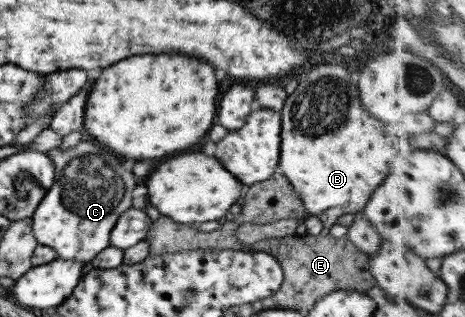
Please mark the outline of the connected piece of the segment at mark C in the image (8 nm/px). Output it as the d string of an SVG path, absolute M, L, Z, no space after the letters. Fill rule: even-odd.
M93 139L83 140L78 145L66 149L62 149L60 146L53 147L46 153L54 164L54 185L47 191L33 213L33 224L31 224L33 234L38 244L54 248L58 259L89 265L95 256L112 245L110 234L113 227L119 216L132 207L132 192L137 184L135 176L131 170L125 170L123 164L109 166L109 154L113 154L113 152L109 152L107 148L103 148Z

